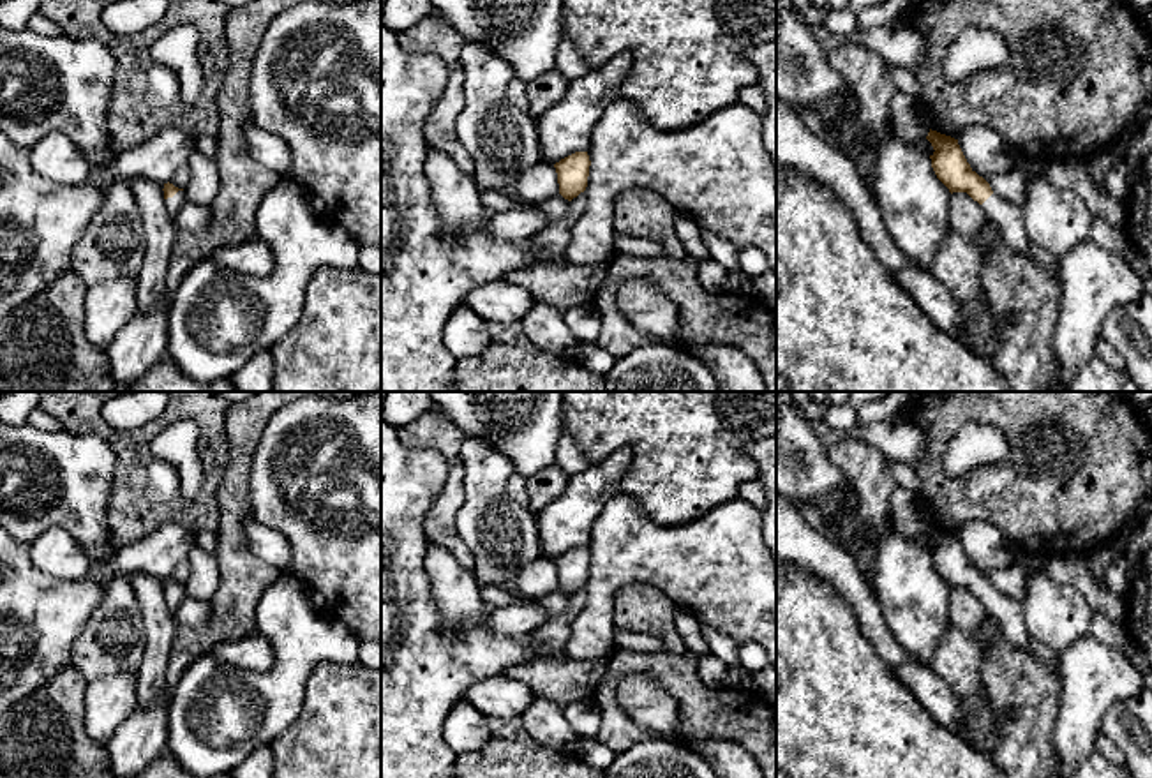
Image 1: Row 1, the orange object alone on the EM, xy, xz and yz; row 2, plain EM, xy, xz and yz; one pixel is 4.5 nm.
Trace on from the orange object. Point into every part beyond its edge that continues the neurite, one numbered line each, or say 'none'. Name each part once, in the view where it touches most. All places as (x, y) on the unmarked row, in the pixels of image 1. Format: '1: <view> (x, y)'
1: xy (173, 600)

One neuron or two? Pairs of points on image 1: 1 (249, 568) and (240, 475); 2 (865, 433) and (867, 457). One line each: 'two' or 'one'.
1: one
2: two

